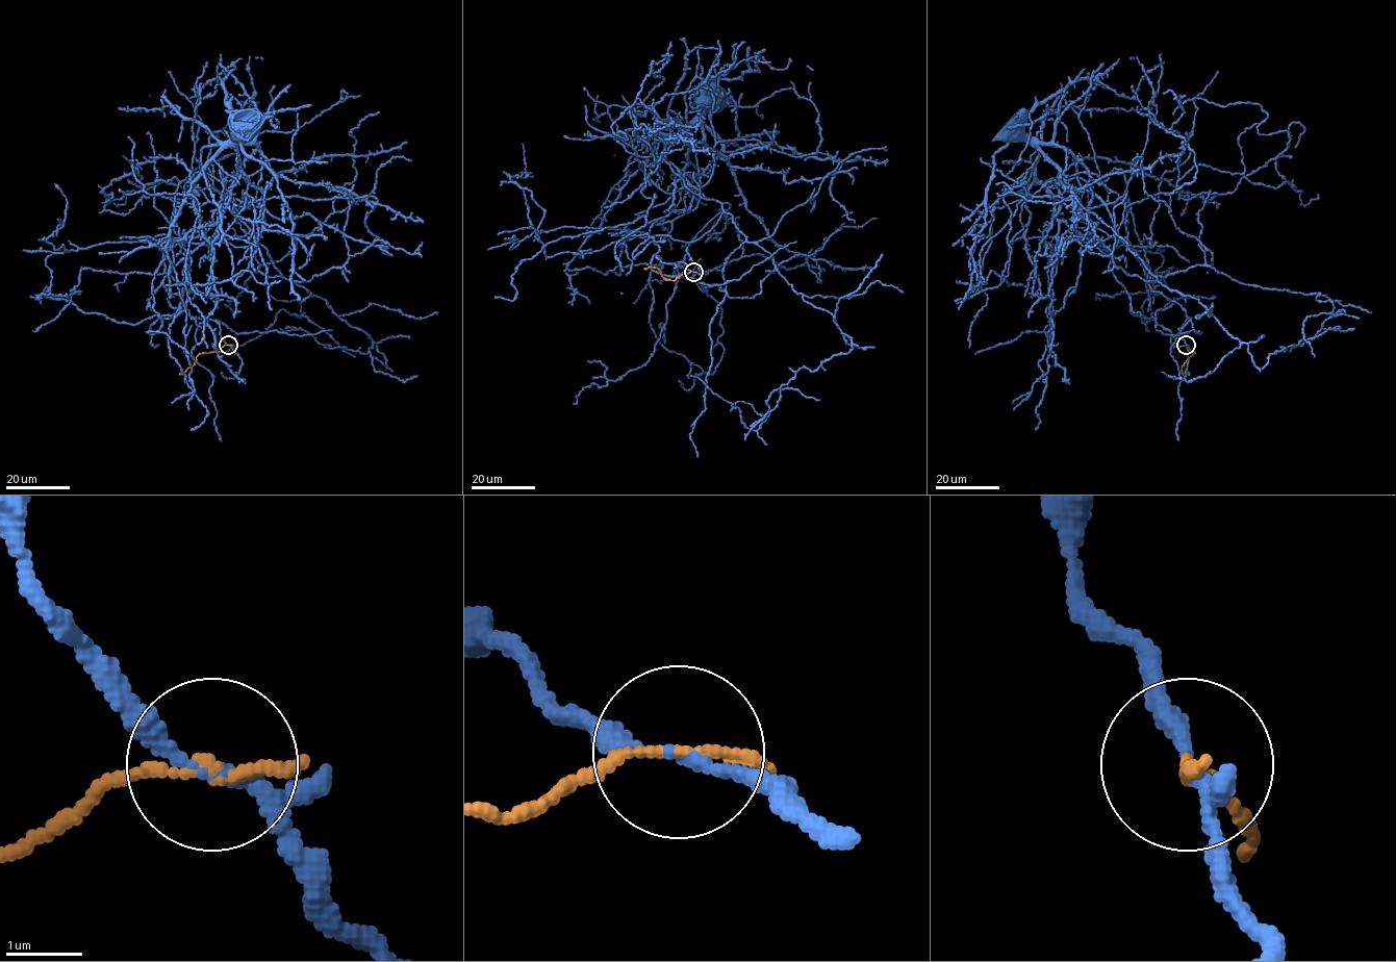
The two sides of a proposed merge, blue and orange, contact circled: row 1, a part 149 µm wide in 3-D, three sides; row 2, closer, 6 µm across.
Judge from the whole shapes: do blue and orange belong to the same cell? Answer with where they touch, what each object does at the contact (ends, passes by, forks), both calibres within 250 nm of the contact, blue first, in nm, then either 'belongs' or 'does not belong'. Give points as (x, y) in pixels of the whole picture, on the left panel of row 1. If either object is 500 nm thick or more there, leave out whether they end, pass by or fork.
at (228, 345); blue passes by; orange passes by; 180 nm thick on the blue side, 130 nm on the other; does not belong

